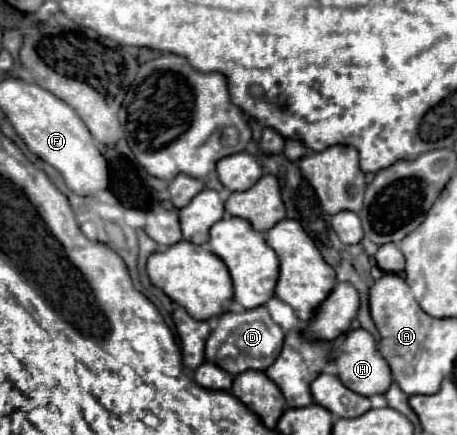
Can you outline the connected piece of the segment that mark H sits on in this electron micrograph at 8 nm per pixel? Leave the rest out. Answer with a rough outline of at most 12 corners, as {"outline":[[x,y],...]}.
{"outline":[[349,331],[335,365],[339,379],[365,397],[393,383],[373,335]]}

